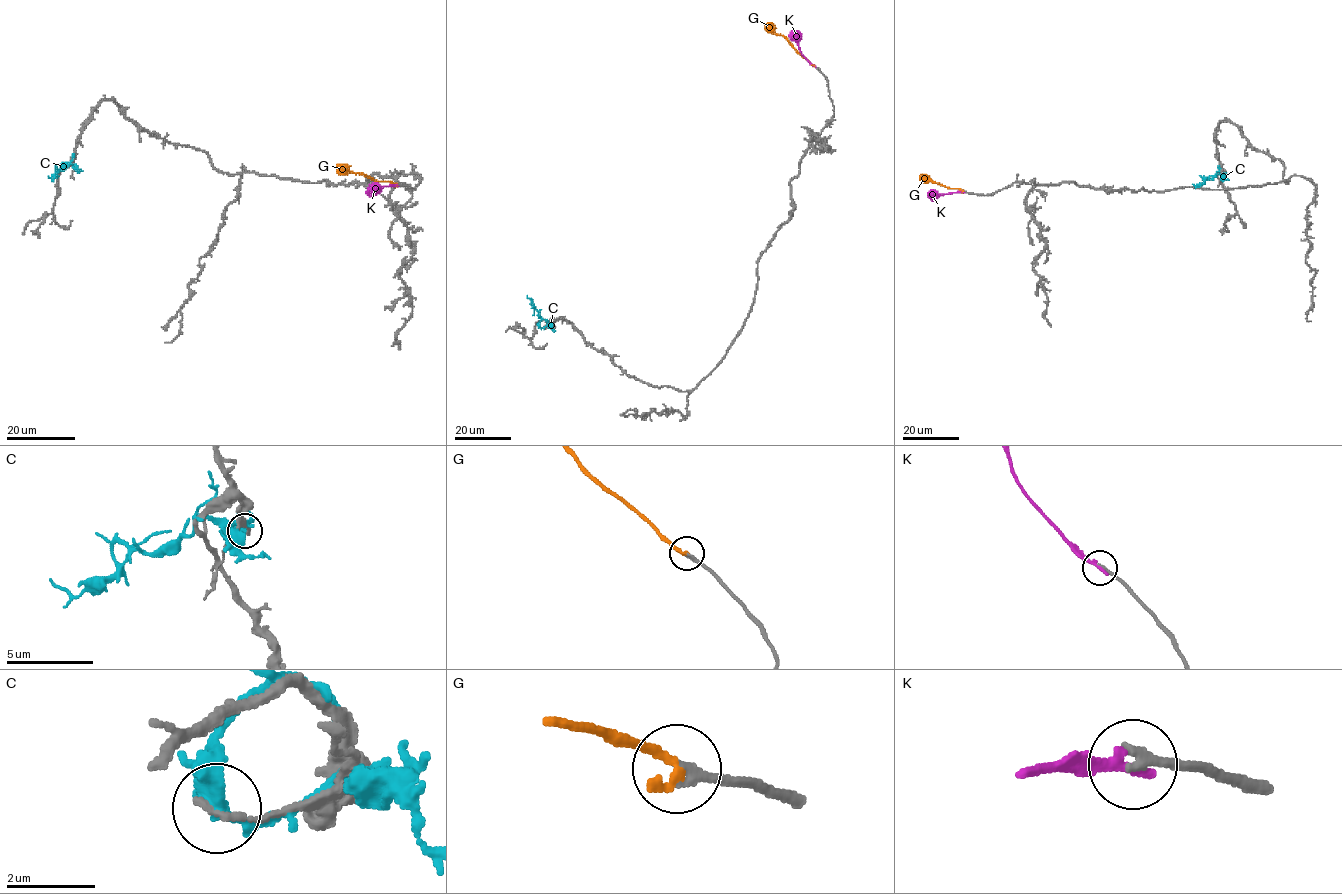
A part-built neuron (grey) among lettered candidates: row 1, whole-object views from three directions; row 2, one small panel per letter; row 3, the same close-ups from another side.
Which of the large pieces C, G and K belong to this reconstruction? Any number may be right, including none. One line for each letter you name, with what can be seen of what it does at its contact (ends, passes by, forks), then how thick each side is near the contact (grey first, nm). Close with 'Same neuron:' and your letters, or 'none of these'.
G: it ends there; 220 nm thick on the grey side, 240 nm on the other
Same neuron: G

